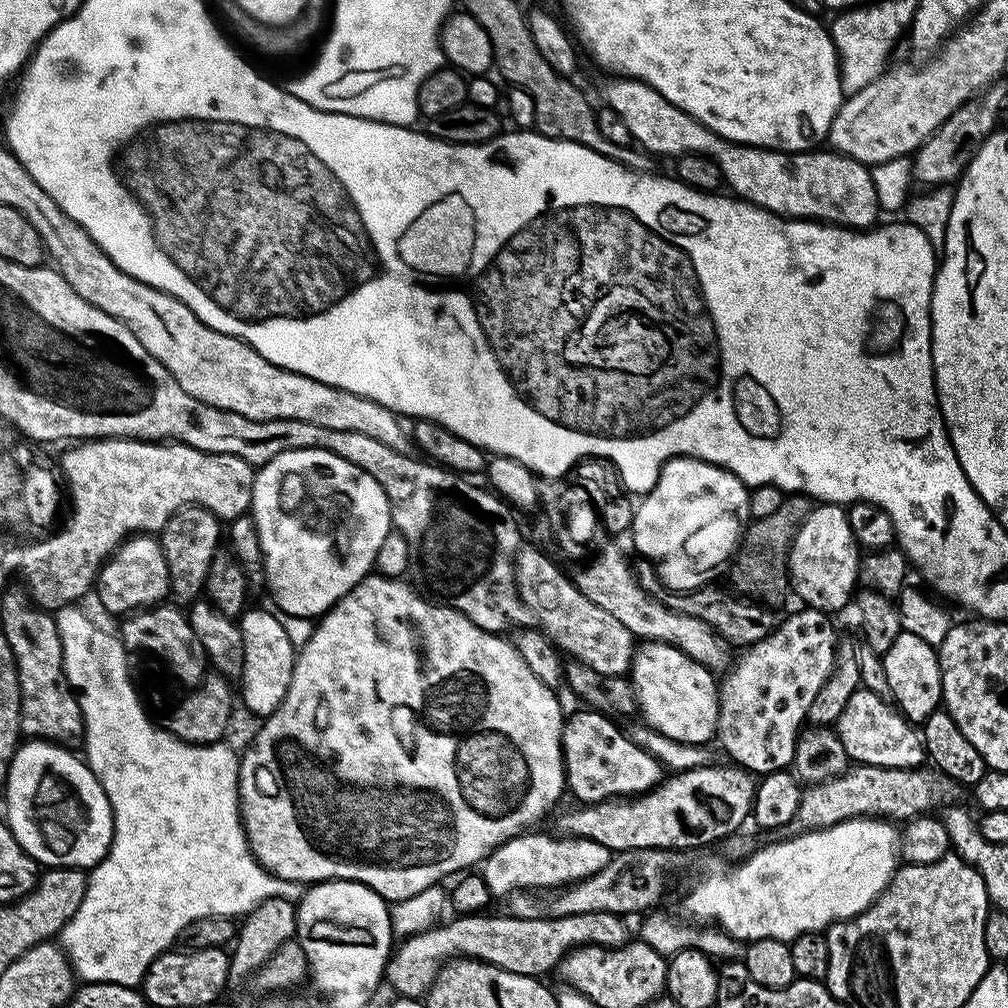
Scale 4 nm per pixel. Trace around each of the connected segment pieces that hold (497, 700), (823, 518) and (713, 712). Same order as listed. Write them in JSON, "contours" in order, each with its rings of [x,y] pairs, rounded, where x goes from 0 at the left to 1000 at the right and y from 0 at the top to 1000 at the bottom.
{"contours":[[[[386,573],[366,574],[360,581],[354,582],[351,589],[326,603],[320,608],[319,614],[310,625],[310,632],[303,638],[302,643],[297,644],[294,652],[294,660],[291,663],[291,673],[288,675],[287,685],[283,688],[281,696],[271,704],[261,715],[262,718],[254,726],[254,735],[250,742],[240,746],[238,750],[238,813],[242,815],[242,826],[246,829],[246,840],[250,842],[250,848],[270,868],[278,873],[287,875],[297,875],[302,879],[309,878],[311,875],[320,875],[322,873],[346,873],[352,877],[361,877],[367,883],[371,883],[377,890],[386,895],[405,892],[422,884],[424,880],[431,880],[440,875],[443,869],[451,870],[459,866],[467,857],[475,858],[481,854],[485,848],[496,837],[510,832],[517,828],[518,823],[527,822],[531,813],[536,813],[552,797],[556,794],[556,789],[562,786],[562,771],[560,769],[560,719],[562,717],[562,706],[556,703],[556,694],[549,684],[540,680],[527,667],[526,661],[516,652],[507,638],[504,639],[499,630],[478,625],[465,612],[453,603],[445,601],[443,598],[432,599],[429,595],[424,595],[421,591],[416,591],[411,584],[404,578],[404,574]]],[[[814,499],[793,521],[784,545],[784,567],[811,591],[818,604],[833,603],[850,586],[849,574],[855,571],[854,541],[845,528],[840,507],[832,500]]],[[[639,637],[630,644],[625,664],[625,678],[634,698],[638,717],[661,732],[678,738],[701,739],[711,729],[713,688],[707,668],[688,657],[668,639]]]]}

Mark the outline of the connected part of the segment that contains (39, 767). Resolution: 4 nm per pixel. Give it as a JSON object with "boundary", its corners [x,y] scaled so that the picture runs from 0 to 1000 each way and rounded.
{"boundary":[[[29,733],[16,743],[2,782],[8,797],[8,821],[22,843],[45,862],[90,863],[111,838],[109,796],[87,763],[86,753],[76,750],[63,737]]]}

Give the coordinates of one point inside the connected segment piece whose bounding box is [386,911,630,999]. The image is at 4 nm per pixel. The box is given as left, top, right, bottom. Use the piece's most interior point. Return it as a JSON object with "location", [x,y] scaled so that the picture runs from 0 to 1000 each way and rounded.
{"location":[520,938]}

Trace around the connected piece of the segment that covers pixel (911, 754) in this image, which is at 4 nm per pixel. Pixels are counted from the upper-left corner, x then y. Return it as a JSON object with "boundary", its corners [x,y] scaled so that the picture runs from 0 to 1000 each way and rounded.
{"boundary":[[[856,681],[843,688],[839,704],[829,713],[827,724],[833,730],[842,755],[876,762],[912,762],[918,757],[914,727],[902,718],[886,699]]]}

